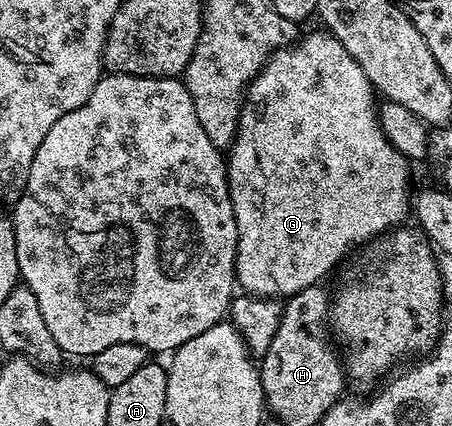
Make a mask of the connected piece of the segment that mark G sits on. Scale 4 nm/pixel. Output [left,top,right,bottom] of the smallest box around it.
[227,29,411,300]

